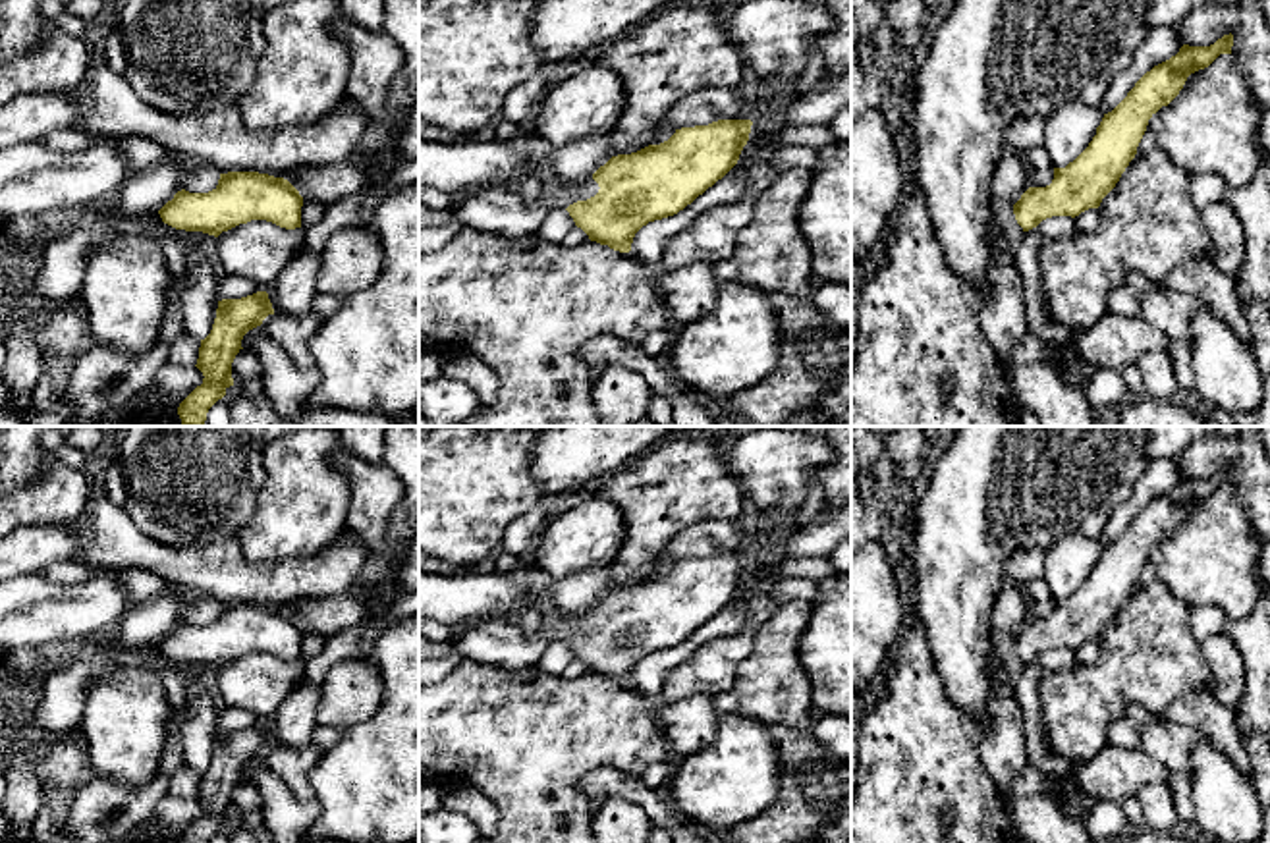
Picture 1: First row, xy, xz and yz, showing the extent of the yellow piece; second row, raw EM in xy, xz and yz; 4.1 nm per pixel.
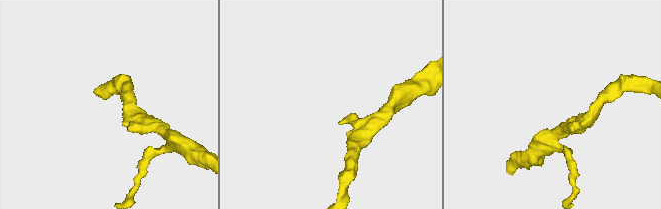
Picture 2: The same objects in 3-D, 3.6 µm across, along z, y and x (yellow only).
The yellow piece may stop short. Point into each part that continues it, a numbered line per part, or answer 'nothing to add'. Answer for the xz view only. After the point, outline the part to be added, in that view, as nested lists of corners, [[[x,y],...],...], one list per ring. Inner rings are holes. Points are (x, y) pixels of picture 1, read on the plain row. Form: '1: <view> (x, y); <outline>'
1: xz (500, 641); [[[546,608],[540,631],[531,637],[517,617],[484,617],[452,639],[454,648],[450,654],[511,671],[525,669],[537,666],[554,640],[566,642],[577,633],[594,629],[598,621],[593,610],[581,615],[562,615]]]

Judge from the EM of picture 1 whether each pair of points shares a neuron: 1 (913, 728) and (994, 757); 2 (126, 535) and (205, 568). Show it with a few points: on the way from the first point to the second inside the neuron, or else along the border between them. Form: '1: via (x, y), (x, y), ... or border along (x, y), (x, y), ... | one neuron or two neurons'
1: border along (981, 730), (981, 762), (991, 782), (1002, 793) | two neurons
2: via (145, 554), (186, 568) | one neuron

